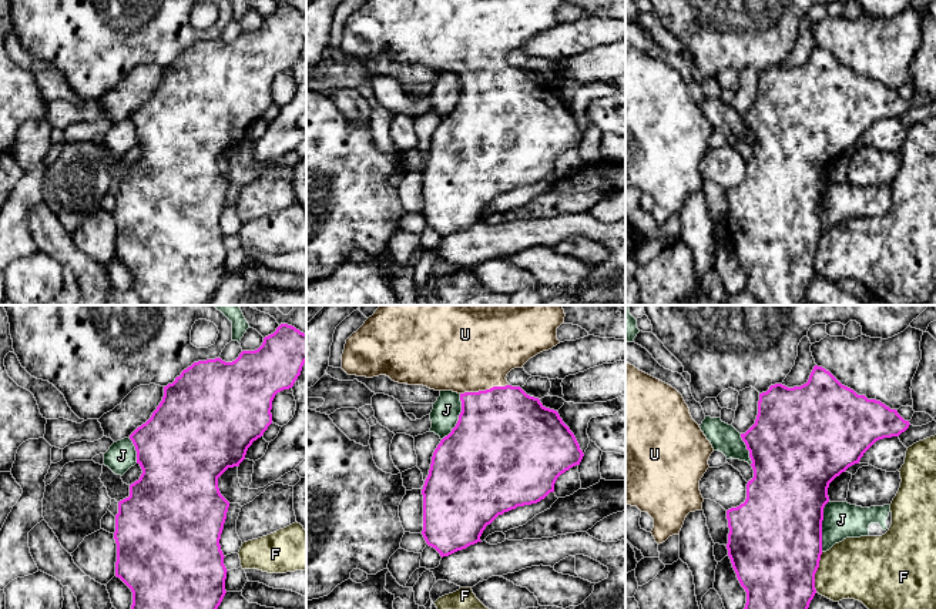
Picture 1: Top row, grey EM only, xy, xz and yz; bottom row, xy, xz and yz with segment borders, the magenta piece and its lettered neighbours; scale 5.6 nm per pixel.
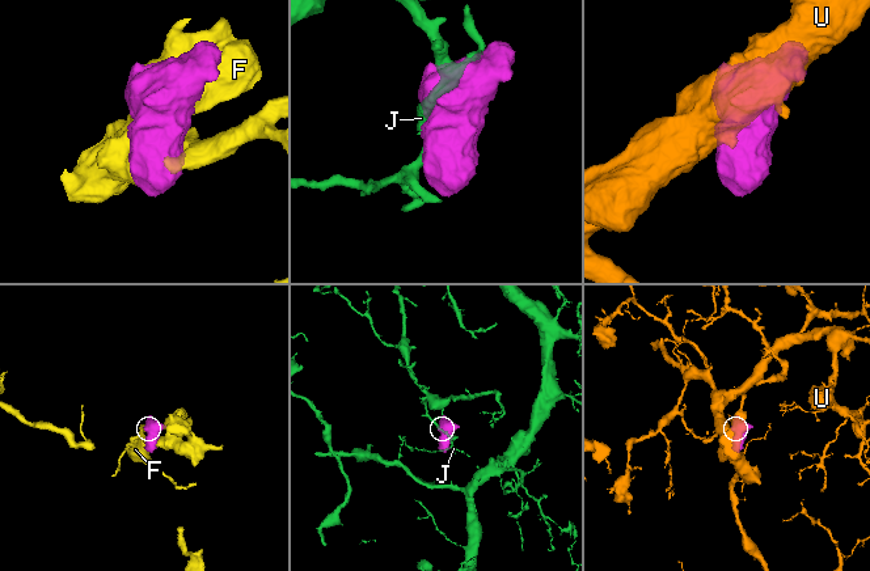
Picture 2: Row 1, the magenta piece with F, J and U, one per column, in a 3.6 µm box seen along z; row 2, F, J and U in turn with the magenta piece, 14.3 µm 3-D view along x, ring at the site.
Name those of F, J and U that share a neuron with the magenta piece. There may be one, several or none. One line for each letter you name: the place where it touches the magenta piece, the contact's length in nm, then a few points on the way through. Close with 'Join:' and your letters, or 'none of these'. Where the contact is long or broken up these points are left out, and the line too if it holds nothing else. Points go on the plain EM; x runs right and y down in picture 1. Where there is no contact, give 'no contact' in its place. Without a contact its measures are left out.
U: meets magenta in xz at (486, 70); contact 280 nm long; runs through xz (502, 111), (486, 77), (486, 70), (477, 50), (463, 36)
Join: U

